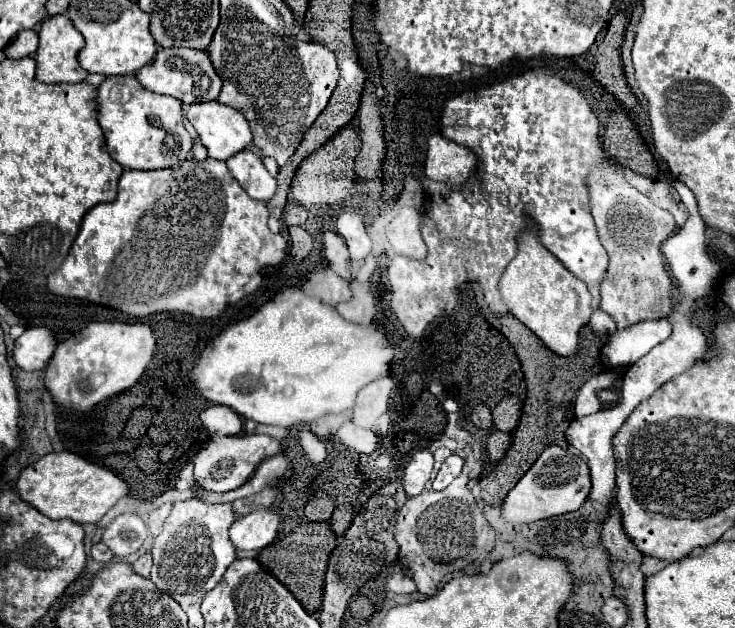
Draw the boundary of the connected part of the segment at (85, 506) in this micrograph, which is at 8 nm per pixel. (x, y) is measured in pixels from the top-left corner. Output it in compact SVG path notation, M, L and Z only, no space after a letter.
M48 453L20 473L16 483L20 497L50 519L72 519L76 523L98 523L114 503L128 493L128 483L114 471L82 459L76 453Z

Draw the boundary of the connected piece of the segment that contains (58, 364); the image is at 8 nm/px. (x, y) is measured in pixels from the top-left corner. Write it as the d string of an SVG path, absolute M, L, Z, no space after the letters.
M92 321L78 335L58 343L58 347L56 347L48 367L46 367L46 373L44 373L46 379L44 381L46 381L46 387L48 387L51 397L54 397L56 404L65 409L60 410L60 413L88 416L100 401L106 401L112 395L118 395L118 393L126 391L128 387L132 387L142 377L146 367L150 365L155 351L154 331L144 323Z

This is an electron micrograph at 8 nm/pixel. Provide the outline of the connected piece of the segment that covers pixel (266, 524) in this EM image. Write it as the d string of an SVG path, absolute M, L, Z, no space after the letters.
M252 511L232 523L230 541L238 551L262 551L276 539L278 523L280 517L274 511Z

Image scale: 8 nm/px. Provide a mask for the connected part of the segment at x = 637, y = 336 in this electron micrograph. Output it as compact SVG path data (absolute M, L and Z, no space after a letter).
M666 319L644 321L622 331L616 331L602 349L602 361L610 367L632 365L642 359L652 347L668 339L672 325Z

